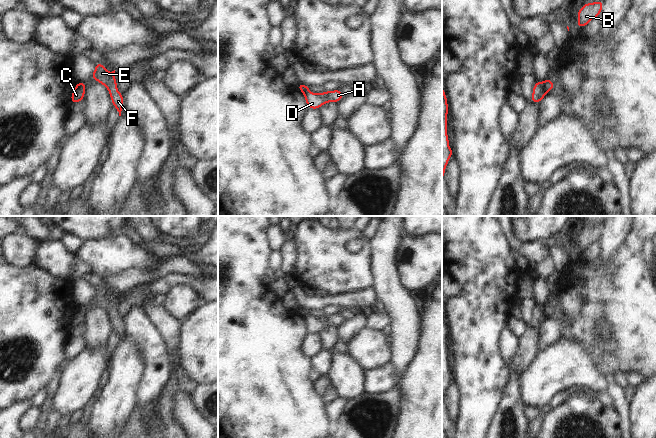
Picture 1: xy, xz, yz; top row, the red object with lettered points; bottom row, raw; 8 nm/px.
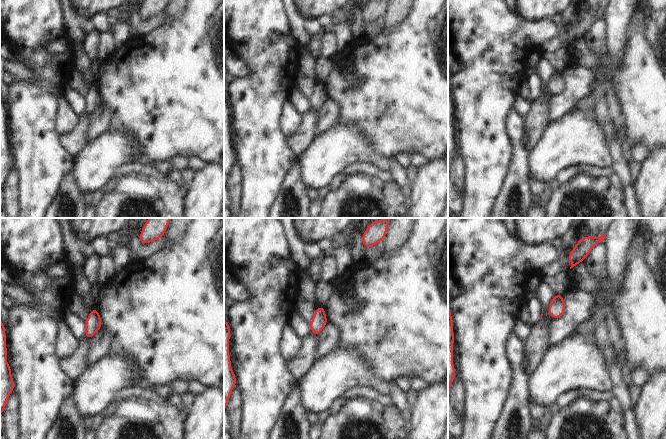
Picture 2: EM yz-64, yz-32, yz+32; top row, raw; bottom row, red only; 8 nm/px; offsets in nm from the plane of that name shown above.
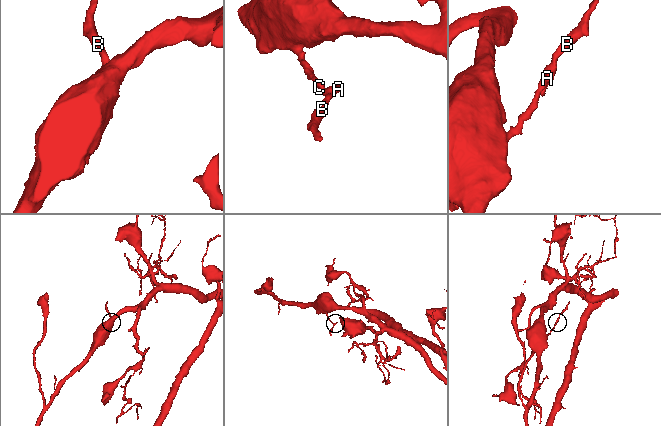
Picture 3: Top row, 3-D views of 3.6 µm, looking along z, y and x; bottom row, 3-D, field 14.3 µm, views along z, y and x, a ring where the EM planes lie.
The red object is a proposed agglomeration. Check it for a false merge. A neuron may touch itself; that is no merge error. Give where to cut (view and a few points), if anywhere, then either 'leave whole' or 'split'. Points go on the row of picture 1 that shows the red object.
cut in yz along (541, 83), (546, 93); split

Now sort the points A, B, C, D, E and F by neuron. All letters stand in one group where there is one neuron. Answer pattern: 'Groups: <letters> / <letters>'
Groups: A B D E F / C.

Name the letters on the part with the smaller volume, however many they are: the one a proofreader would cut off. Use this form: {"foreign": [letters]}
{"foreign": ["A", "B", "D", "E", "F"]}

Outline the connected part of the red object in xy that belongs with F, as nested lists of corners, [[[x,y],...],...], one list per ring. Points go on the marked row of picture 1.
[[[96,63],[95,70],[91,78],[104,85],[108,89],[112,104],[119,112],[119,116],[121,116],[124,100],[123,94],[117,90],[117,81],[115,79],[114,73],[115,70],[108,72],[105,65]]]

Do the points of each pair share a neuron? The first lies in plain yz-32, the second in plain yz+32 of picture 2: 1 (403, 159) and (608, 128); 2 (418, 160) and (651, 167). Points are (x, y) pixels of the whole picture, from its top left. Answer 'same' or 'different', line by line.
1: different
2: different

